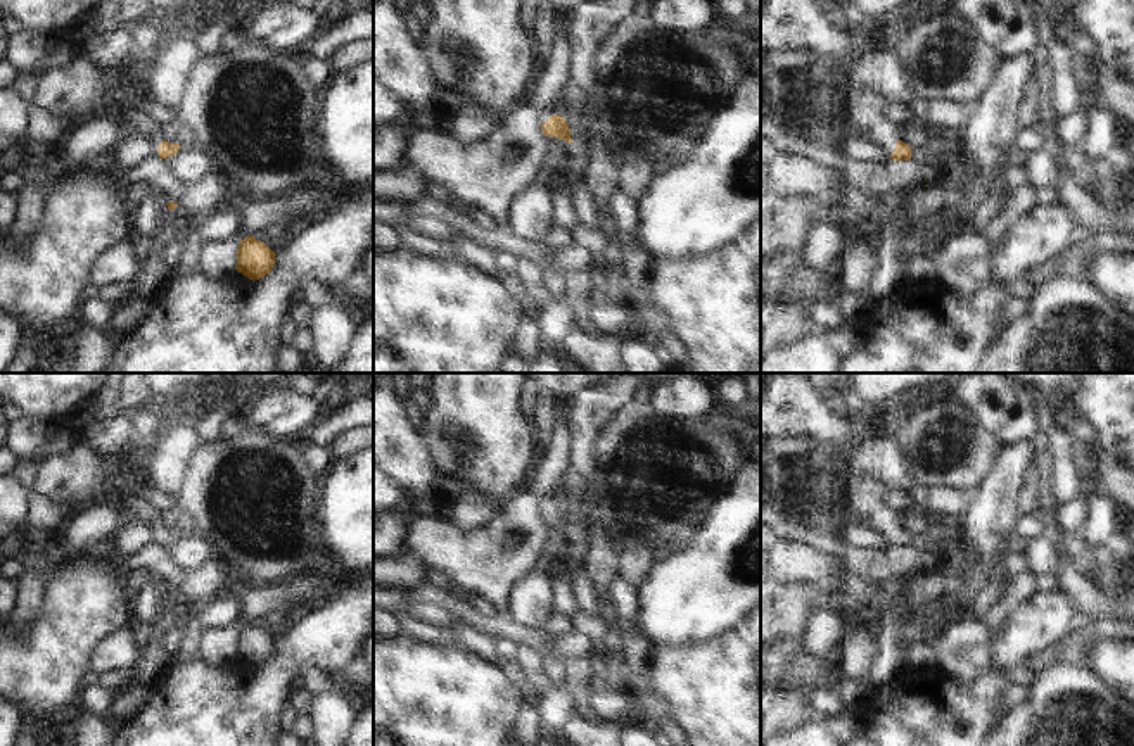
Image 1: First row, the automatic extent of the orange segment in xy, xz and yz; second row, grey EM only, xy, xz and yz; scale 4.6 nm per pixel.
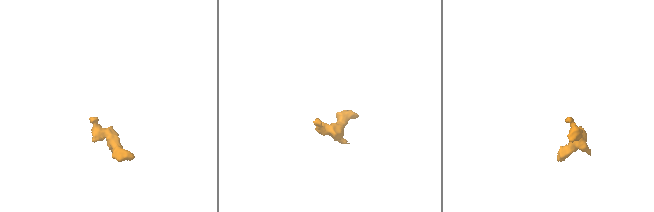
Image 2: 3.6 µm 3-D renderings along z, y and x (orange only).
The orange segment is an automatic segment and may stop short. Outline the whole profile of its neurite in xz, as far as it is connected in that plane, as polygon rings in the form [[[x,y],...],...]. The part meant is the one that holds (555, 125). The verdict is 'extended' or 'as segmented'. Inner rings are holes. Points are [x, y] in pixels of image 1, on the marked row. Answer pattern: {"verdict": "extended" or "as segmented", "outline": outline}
{"verdict": "extended", "outline": [[[543,107],[539,111],[539,124],[545,136],[555,136],[572,143],[569,124],[562,116],[557,114],[557,109]]]}

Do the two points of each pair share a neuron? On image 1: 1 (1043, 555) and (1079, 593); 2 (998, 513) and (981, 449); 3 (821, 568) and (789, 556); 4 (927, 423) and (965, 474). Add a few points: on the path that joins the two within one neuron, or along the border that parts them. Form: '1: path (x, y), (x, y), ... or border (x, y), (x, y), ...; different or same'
1: border (1043, 536), (1060, 556), (1060, 574); different
2: border (1003, 446), (991, 472), (977, 486); different
3: path (813, 565), (797, 562); same
4: path (942, 432), (951, 434), (958, 458); same

